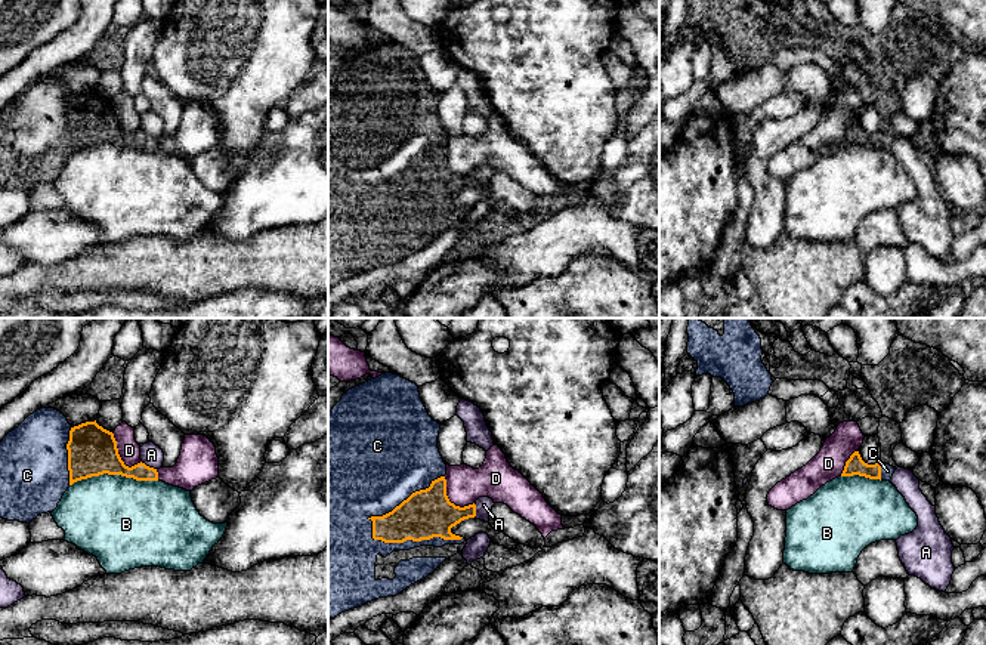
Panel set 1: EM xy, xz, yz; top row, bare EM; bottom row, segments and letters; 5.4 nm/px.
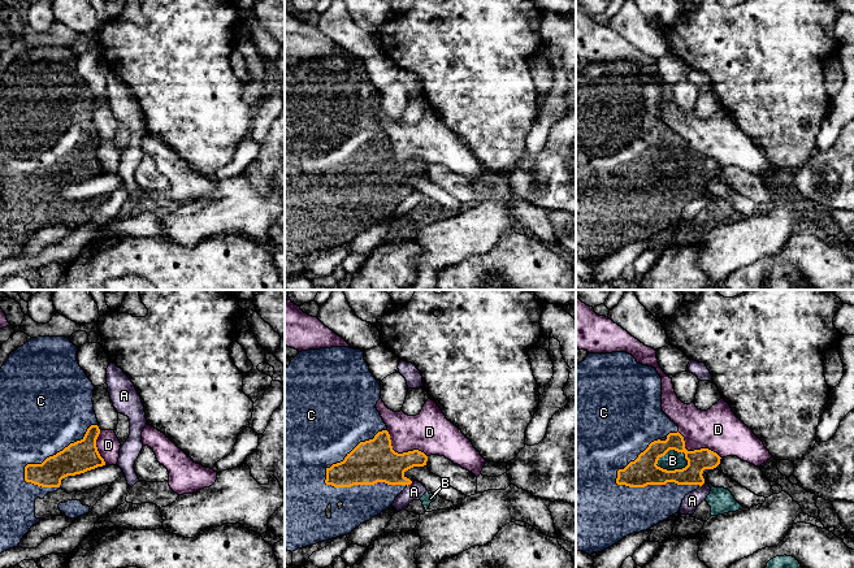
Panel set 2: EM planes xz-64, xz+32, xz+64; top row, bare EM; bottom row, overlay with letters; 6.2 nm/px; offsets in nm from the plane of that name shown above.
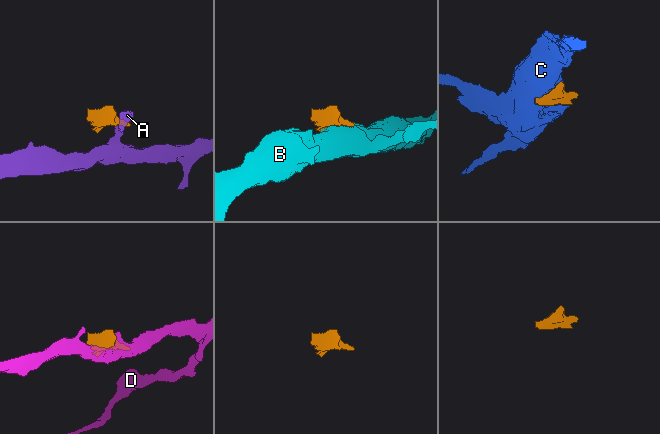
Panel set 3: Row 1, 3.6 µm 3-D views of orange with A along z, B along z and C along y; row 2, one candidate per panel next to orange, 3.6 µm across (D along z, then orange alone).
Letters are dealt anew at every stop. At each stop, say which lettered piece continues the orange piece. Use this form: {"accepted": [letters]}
{"accepted": ["C"]}

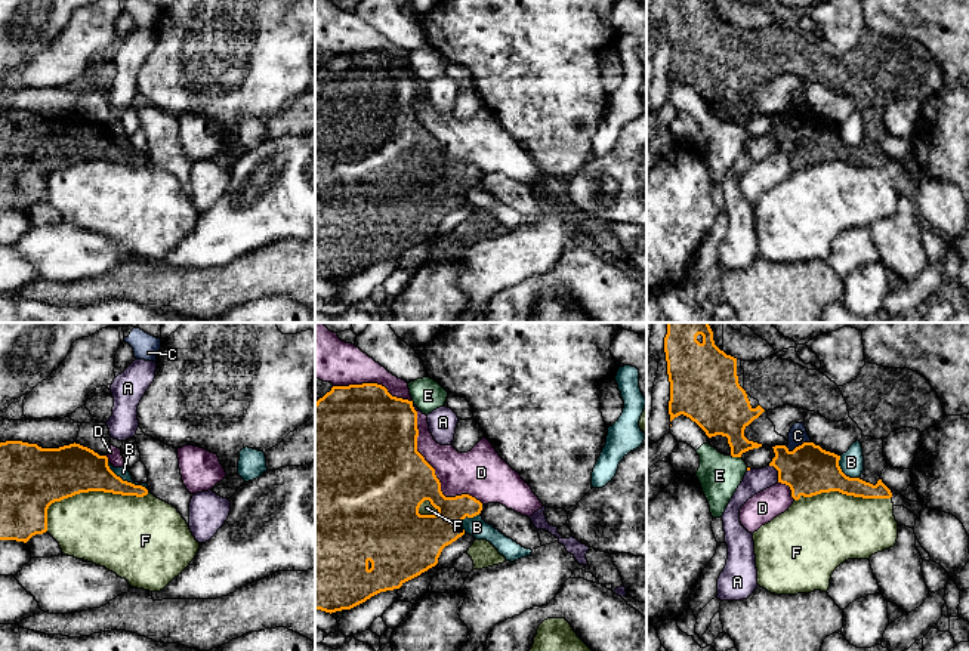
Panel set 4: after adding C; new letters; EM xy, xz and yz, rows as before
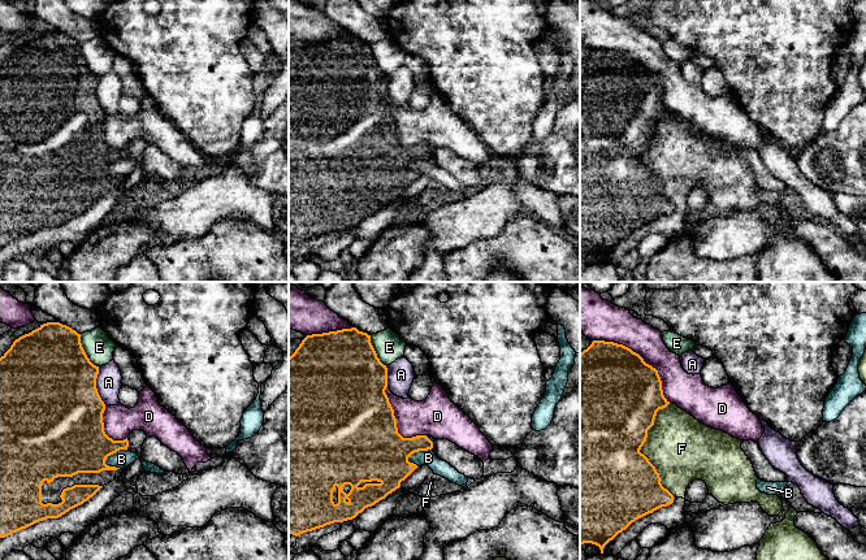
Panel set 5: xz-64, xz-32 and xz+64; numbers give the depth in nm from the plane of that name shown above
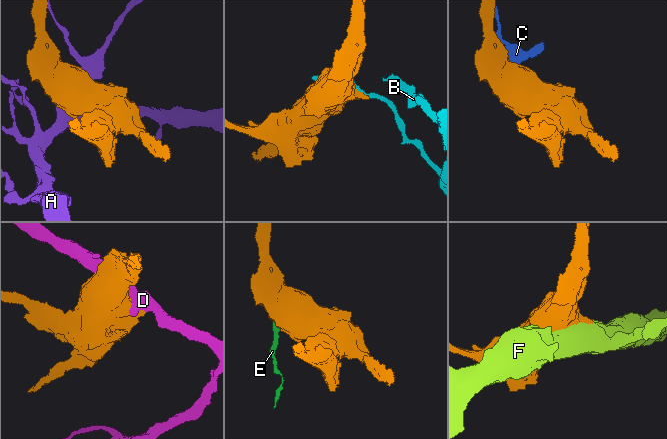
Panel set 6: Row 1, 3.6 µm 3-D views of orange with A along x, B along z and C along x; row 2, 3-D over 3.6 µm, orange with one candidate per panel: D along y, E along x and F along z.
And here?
{"accepted": []}

